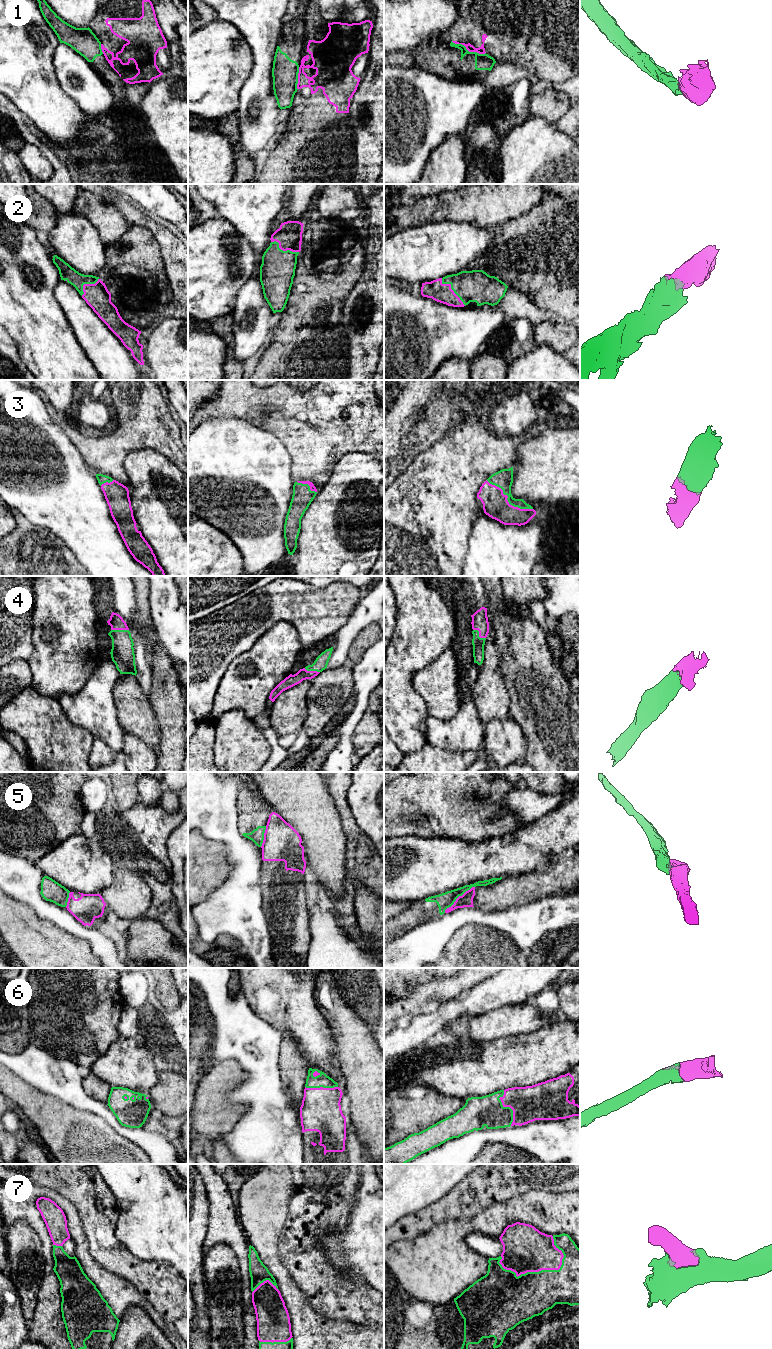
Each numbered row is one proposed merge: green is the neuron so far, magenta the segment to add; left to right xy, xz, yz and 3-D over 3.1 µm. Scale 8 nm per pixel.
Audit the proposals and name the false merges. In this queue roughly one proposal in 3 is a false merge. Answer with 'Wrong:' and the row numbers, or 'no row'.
Wrong: 1, 5

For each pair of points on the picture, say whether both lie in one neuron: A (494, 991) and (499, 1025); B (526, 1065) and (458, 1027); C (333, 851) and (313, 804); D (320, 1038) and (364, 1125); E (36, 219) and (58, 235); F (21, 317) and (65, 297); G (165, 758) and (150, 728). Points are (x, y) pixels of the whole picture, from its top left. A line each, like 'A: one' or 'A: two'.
A: two
B: two
C: one
D: two
E: two
F: two
G: two

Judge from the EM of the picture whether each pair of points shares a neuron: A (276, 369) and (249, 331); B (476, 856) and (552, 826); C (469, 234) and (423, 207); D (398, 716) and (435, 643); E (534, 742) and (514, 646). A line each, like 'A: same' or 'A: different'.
A: different
B: same
C: different
D: same
E: same

